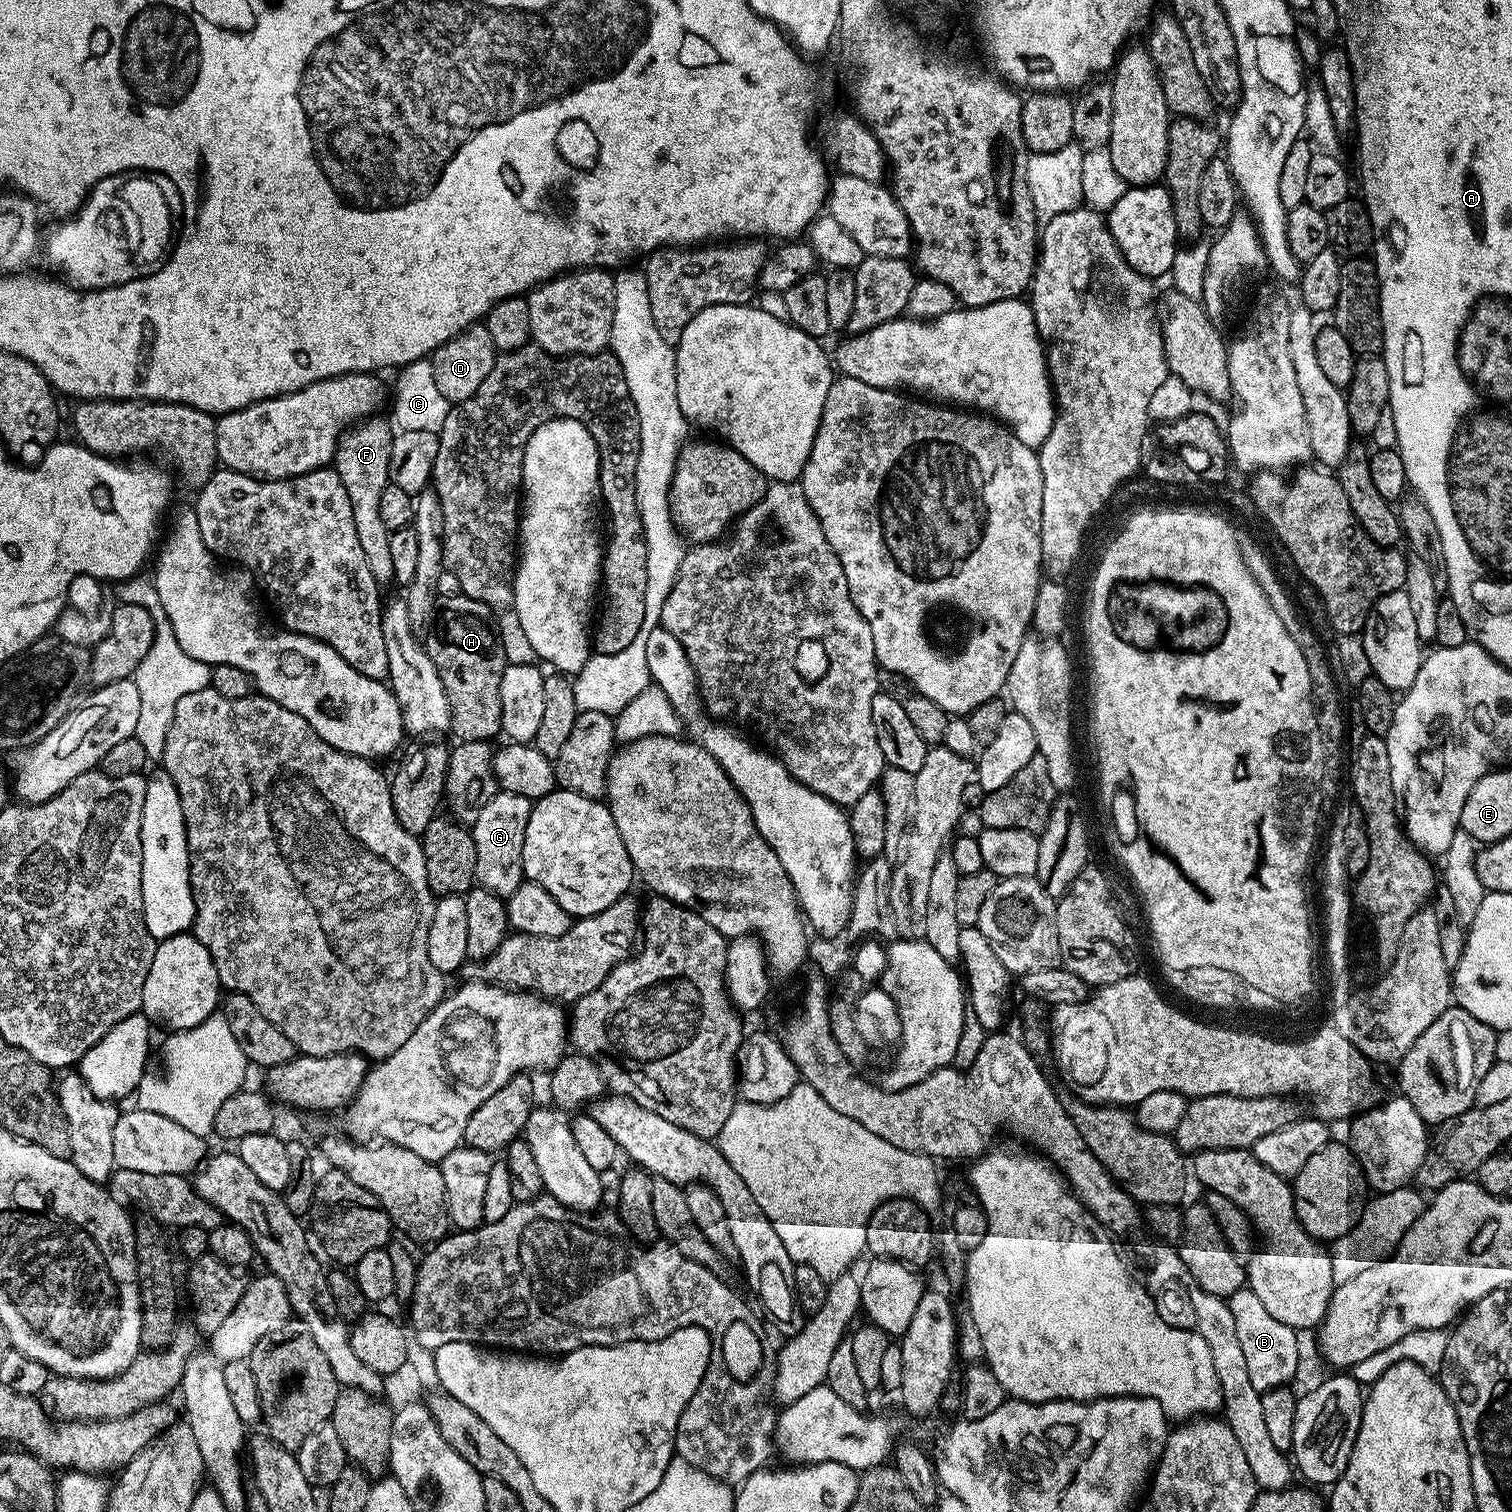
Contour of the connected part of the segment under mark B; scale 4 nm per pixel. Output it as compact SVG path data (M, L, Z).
M1248 1287L1239 1288L1232 1296L1227 1297L1230 1306L1230 1314L1234 1314L1234 1327L1238 1329L1238 1342L1242 1346L1242 1354L1246 1357L1246 1370L1250 1374L1250 1386L1260 1393L1272 1391L1275 1388L1282 1388L1291 1385L1292 1379L1296 1376L1296 1371L1300 1368L1300 1344L1296 1341L1297 1329L1286 1326L1278 1322L1278 1318L1273 1318L1262 1306L1262 1301L1258 1299L1258 1294Z

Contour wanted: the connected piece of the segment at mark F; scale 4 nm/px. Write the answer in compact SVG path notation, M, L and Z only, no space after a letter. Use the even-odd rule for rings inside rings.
M380 419L359 421L345 431L336 447L334 467L338 478L342 478L342 486L346 486L346 494L350 494L350 510L354 510L354 530L358 530L358 543L362 546L362 554L366 554L366 566L370 566L370 574L374 574L377 584L387 586L394 581L394 565L390 555L390 532L382 522L379 504L382 490L386 490L390 482L390 446L394 428L388 420L389 425Z

